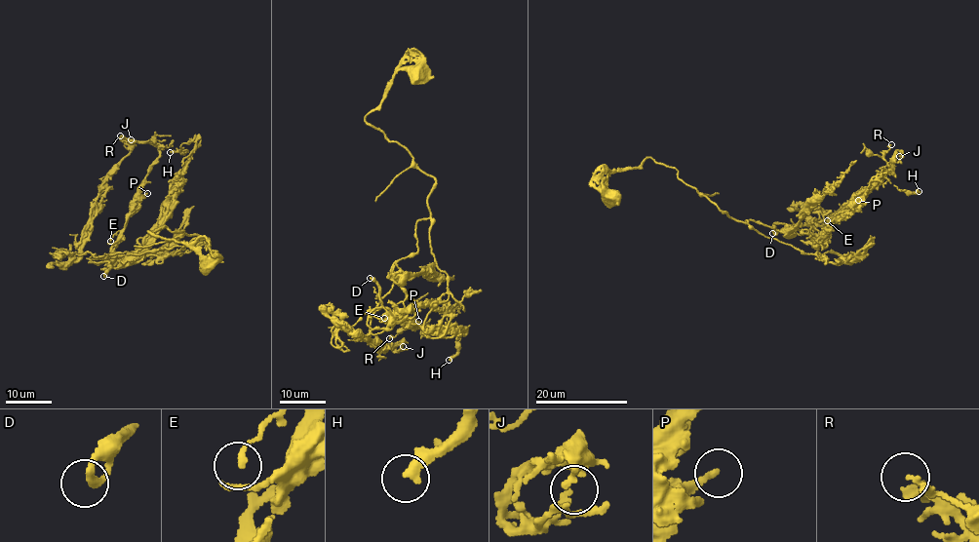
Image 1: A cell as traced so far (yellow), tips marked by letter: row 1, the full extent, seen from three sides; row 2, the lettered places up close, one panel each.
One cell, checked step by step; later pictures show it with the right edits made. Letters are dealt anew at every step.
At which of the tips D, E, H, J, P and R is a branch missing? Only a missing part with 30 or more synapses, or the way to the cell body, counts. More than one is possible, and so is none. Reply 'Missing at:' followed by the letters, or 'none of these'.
Missing at: none of these

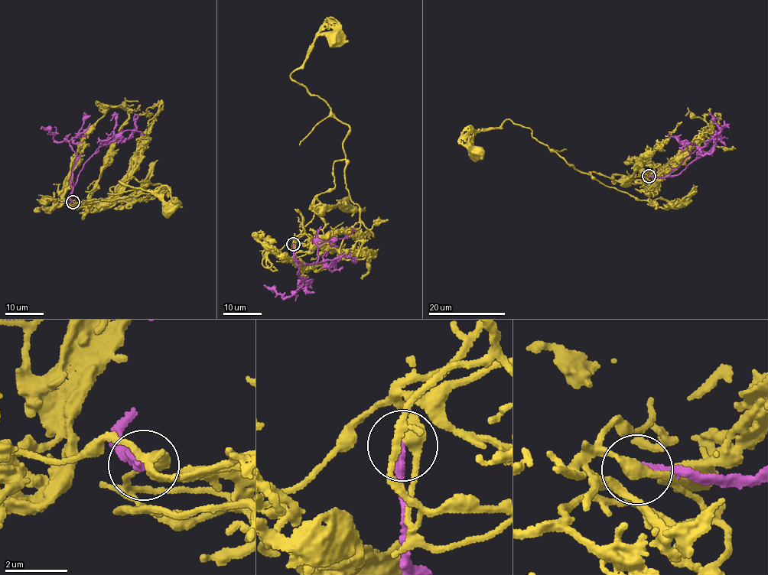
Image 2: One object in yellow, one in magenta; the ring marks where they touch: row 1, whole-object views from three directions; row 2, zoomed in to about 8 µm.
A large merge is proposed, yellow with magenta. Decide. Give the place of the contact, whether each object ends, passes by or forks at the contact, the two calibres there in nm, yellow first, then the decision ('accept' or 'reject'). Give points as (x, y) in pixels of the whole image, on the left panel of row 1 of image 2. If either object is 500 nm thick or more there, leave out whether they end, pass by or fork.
at (73, 202); yellow passes by; magenta ends there; 360 nm thick on the yellow side, 280 nm on the other; reject

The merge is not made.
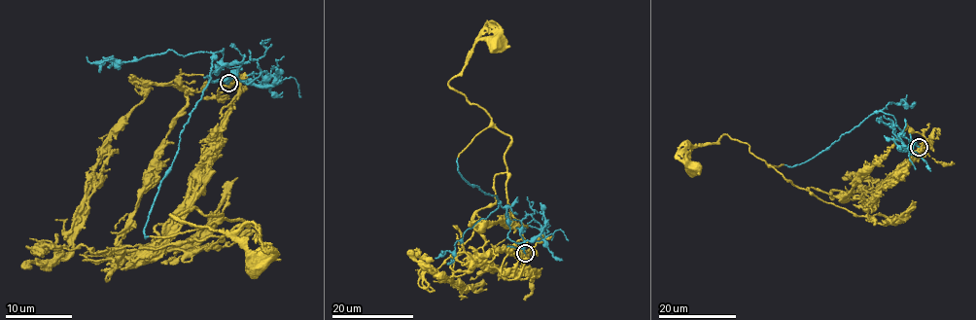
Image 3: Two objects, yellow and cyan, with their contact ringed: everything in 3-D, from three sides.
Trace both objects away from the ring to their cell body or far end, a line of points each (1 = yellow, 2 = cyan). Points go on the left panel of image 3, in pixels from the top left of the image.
1: (227, 84), (241, 87), (183, 212), (142, 246), (244, 223), (196, 206), (170, 215), (260, 257)
2: (227, 84), (210, 79), (223, 49), (179, 135), (148, 215), (148, 235)

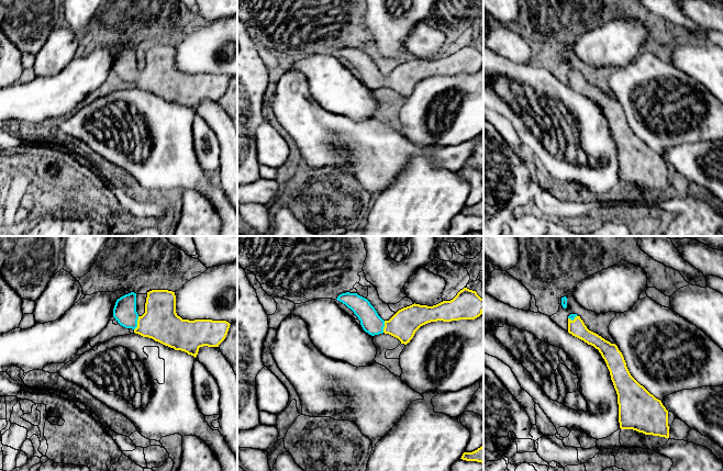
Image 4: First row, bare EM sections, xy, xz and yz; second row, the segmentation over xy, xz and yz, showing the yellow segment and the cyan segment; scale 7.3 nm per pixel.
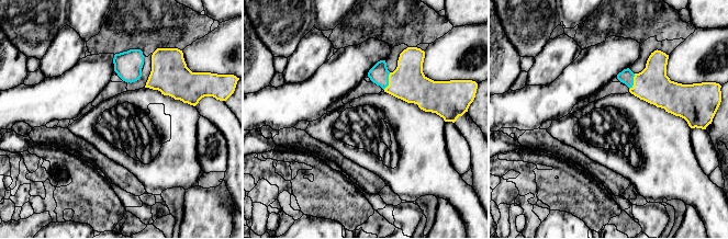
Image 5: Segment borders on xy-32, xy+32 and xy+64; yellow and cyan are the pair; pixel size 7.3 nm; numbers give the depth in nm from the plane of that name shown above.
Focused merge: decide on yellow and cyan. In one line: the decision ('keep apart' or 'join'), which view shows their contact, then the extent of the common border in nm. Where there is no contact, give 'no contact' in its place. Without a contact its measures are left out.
join; contact in xy; length 110 nm

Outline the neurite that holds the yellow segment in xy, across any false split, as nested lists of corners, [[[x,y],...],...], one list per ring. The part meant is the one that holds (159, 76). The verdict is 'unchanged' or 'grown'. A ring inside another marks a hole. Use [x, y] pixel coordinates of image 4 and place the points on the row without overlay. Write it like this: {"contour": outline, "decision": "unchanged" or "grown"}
{"contour": [[[168,44],[147,46],[145,67],[142,70],[136,66],[136,47],[125,48],[116,54],[113,71],[135,88],[194,112],[200,101],[219,101],[231,79],[226,75],[182,74],[176,67],[175,46]]], "decision": "grown"}

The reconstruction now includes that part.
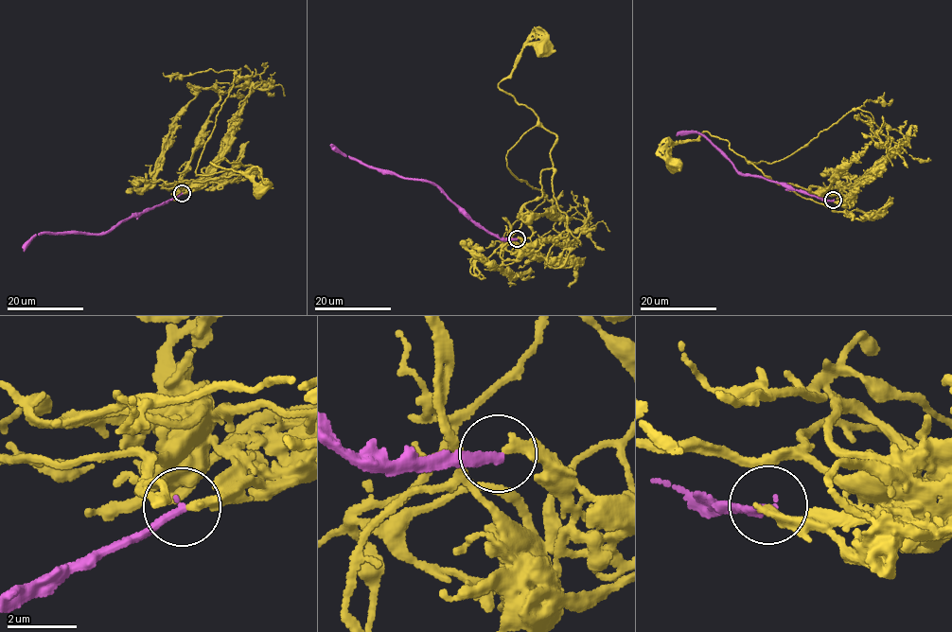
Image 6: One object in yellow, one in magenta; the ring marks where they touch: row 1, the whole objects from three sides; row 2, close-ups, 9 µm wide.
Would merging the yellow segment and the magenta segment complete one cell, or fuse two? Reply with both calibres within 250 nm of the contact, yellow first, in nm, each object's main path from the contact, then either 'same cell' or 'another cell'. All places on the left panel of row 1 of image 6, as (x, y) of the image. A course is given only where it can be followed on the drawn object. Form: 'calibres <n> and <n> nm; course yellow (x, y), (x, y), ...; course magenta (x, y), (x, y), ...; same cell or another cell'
calibres 280 and 240 nm; course yellow (183, 193), (201, 181), (194, 180), (240, 176), (252, 167), (225, 158), (210, 163), (261, 186); course magenta (182, 193), (107, 231), (36, 235), (24, 252); another cell

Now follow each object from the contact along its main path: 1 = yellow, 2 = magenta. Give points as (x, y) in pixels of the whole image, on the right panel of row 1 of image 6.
1: (833, 201), (844, 204), (819, 186), (779, 185), (706, 131), (672, 145), (676, 164)
2: (833, 200), (742, 173), (724, 152), (697, 131), (684, 131), (677, 135)

